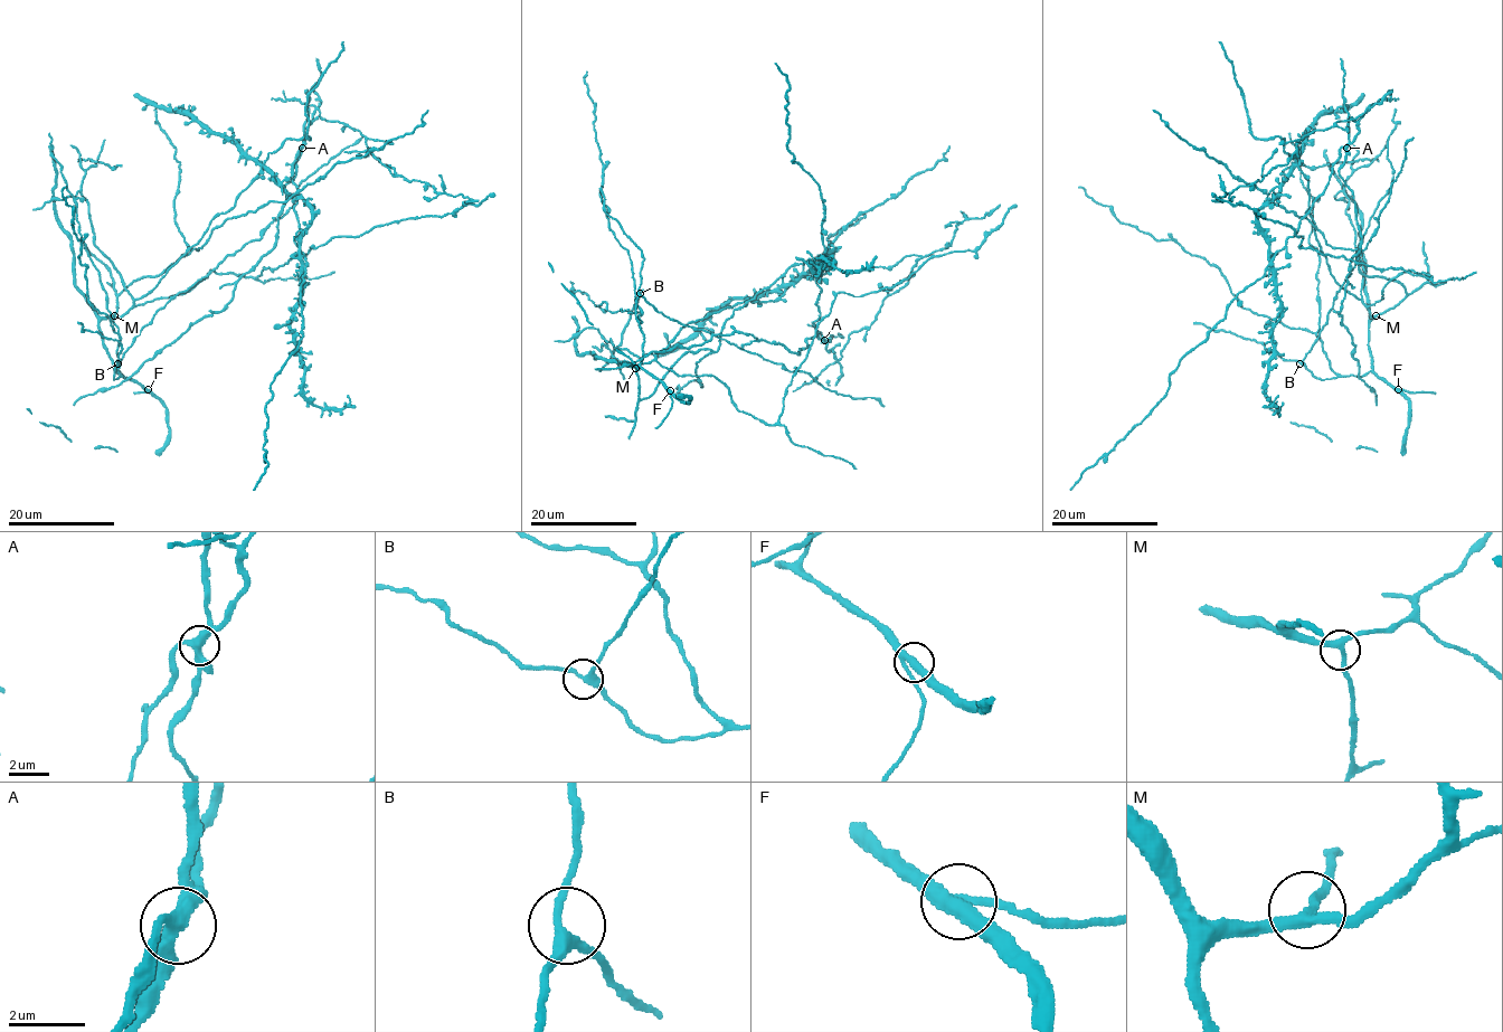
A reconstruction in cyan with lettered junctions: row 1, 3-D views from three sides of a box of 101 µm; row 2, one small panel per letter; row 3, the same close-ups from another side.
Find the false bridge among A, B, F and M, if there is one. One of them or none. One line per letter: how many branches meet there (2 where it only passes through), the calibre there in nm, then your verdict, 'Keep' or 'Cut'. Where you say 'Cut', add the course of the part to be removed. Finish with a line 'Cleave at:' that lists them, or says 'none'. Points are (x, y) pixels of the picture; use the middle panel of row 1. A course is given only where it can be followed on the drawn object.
A: Branches: 3. Thickness 340 nm. Cut. Course of the part to remove: (823, 339), (813, 322), (820, 316), (815, 281), (828, 258), (823, 200), (792, 162), (788, 81), (774, 64)
B: Branches: 3. Thickness 280 nm. Keep
F: Branches: 3. Thickness 320 nm. Keep
M: Branches: 3. Thickness 280 nm. Keep
Cleave at: A

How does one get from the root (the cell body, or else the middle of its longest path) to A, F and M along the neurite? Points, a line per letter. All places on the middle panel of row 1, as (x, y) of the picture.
A: (801, 277), (818, 271), (832, 249), (815, 282), (820, 316), (813, 325), (823, 339)
F: (801, 277), (774, 301), (747, 300), (691, 321), (649, 363), (625, 366), (621, 361), (641, 366), (670, 390)
M: (801, 277), (774, 301), (747, 300), (691, 321), (649, 363), (635, 368)

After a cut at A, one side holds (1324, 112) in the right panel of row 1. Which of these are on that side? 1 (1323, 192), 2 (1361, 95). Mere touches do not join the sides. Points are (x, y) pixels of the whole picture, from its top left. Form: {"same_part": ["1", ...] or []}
{"same_part": ["2"]}

